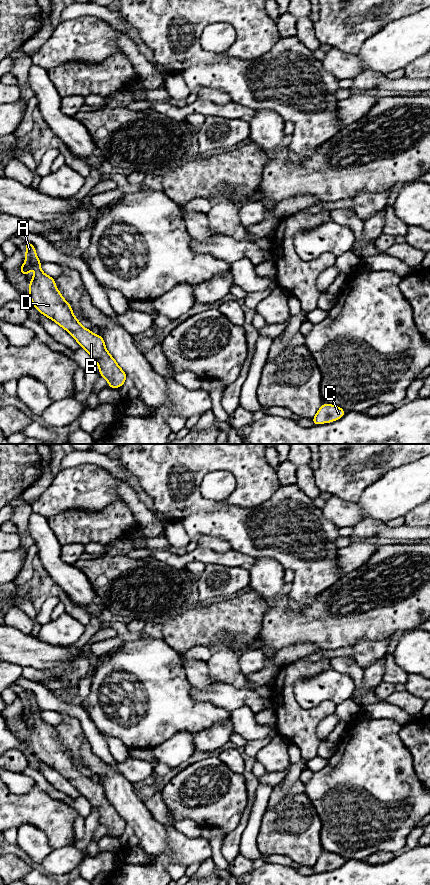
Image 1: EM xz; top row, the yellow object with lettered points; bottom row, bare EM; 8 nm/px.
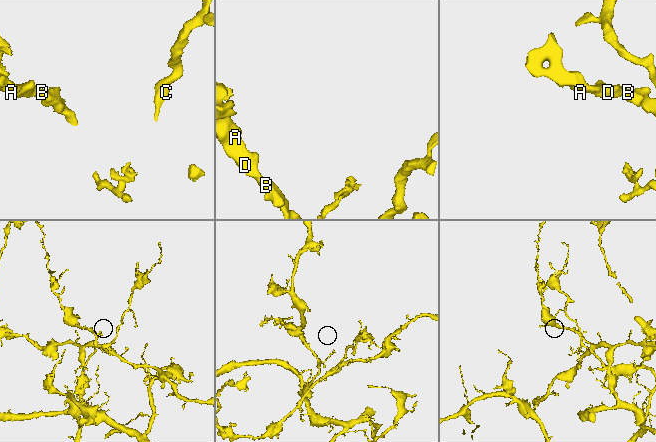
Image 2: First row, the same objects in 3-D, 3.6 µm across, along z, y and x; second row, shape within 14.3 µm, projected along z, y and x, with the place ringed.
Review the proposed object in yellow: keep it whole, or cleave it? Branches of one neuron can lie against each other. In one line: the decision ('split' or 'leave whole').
leave whole

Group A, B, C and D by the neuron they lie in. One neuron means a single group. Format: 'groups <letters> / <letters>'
groups A B C D

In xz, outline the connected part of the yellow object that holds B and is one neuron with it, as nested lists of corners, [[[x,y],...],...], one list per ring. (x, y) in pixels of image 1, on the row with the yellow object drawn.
[[[25,242],[26,256],[19,271],[26,277],[36,264],[35,274],[29,282],[29,298],[34,307],[43,315],[53,320],[78,342],[99,366],[100,376],[104,377],[110,388],[117,389],[125,383],[126,373],[119,367],[116,360],[106,350],[101,335],[95,335],[90,329],[81,326],[74,316],[70,304],[62,297],[55,286],[55,278],[43,273],[42,262],[36,255],[35,247],[30,242]]]

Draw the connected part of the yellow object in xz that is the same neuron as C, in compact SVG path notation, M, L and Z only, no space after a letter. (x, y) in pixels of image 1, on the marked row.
M323 403L317 414L312 418L314 425L334 422L344 416L345 410L332 404Z

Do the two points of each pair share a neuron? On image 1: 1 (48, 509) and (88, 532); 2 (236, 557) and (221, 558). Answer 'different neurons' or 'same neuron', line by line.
1: different neurons
2: same neuron

